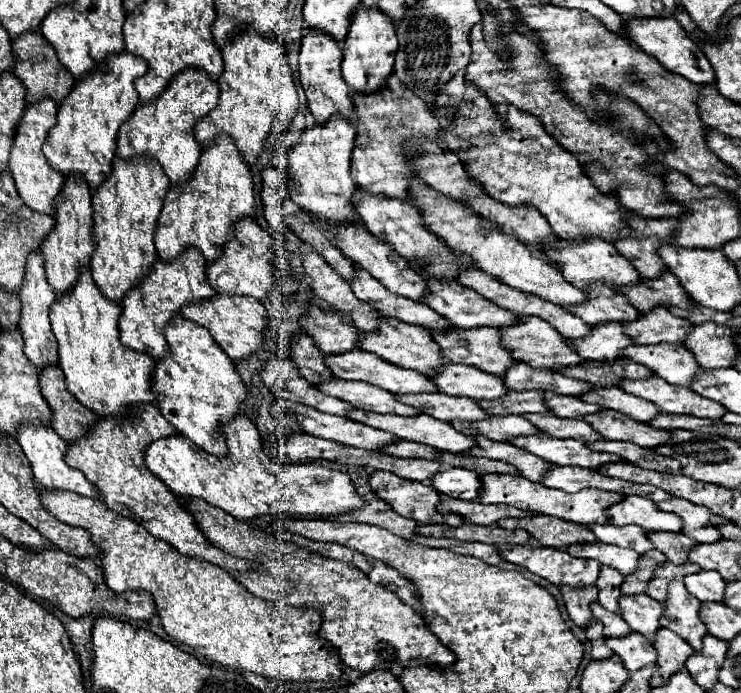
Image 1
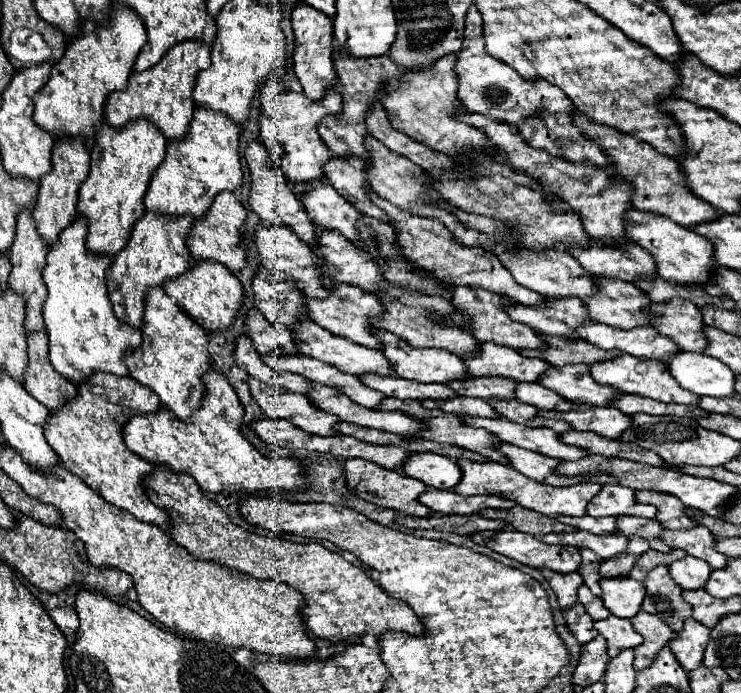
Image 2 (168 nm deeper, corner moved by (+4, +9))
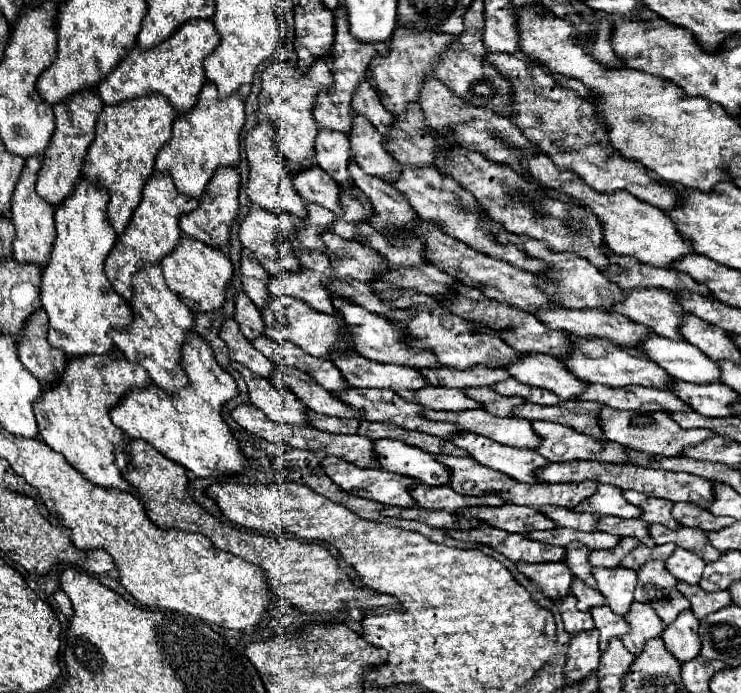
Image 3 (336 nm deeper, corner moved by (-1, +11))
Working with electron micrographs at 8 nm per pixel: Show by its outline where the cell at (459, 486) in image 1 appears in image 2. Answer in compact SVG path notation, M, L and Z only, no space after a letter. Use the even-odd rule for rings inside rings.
M411 452L403 462L403 472L439 490L453 490L461 478L461 470L453 460L433 452Z

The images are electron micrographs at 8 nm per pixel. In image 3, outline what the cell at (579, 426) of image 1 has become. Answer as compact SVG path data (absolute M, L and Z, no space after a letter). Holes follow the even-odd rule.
M468 388L464 394L484 406L494 416L514 416L514 408L524 404L526 400L520 396L502 396L496 394L492 388Z

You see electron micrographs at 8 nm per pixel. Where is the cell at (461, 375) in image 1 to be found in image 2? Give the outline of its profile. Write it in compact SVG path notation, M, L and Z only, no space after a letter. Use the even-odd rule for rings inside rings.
M375 330L375 336L381 342L381 352L387 358L389 366L401 378L409 378L409 380L417 380L417 382L439 382L439 384L447 384L451 380L467 378L463 362L455 354L451 354L447 350L439 350L439 348L413 348L403 338L399 338L399 336L395 336L395 334L387 332L387 330Z

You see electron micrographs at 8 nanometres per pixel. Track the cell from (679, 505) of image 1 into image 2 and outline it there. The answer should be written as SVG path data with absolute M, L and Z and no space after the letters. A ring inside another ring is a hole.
M635 492L635 500L641 504L653 504L657 508L655 520L669 530L687 530L697 526L687 514L683 502L679 498L671 498L671 494L659 494L659 492Z

